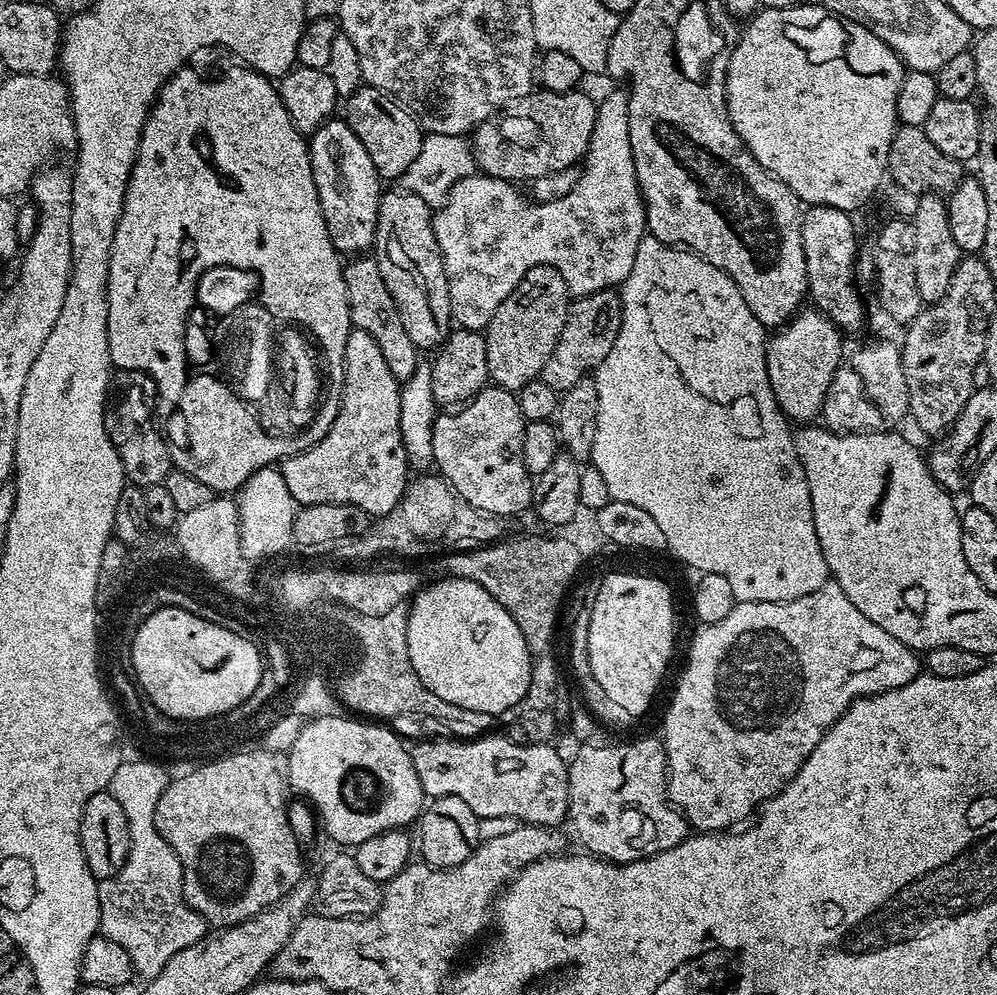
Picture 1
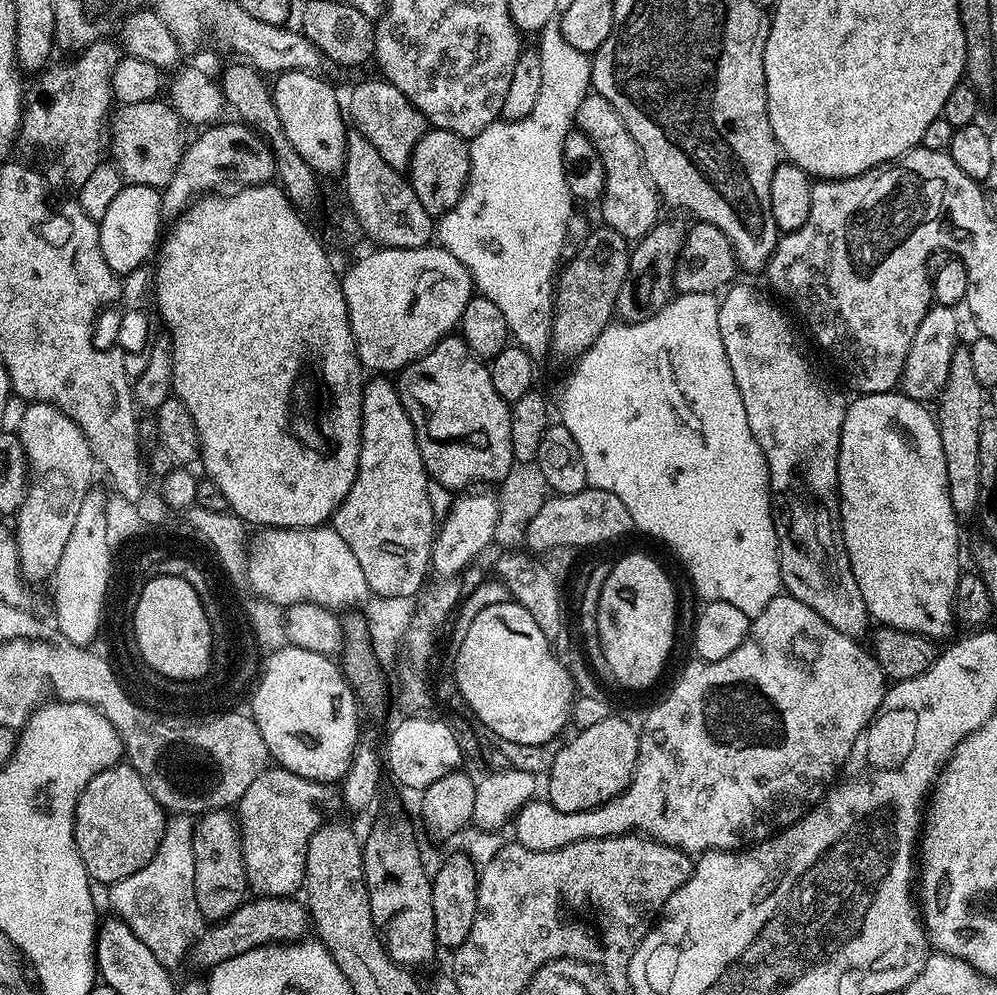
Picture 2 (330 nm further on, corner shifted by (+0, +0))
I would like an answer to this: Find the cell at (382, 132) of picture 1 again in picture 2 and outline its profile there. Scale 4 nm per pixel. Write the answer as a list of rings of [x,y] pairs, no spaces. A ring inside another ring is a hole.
[[[429,127],[414,146],[406,175],[418,194],[418,202],[433,218],[445,216],[462,198],[470,174],[469,141],[450,130]]]

